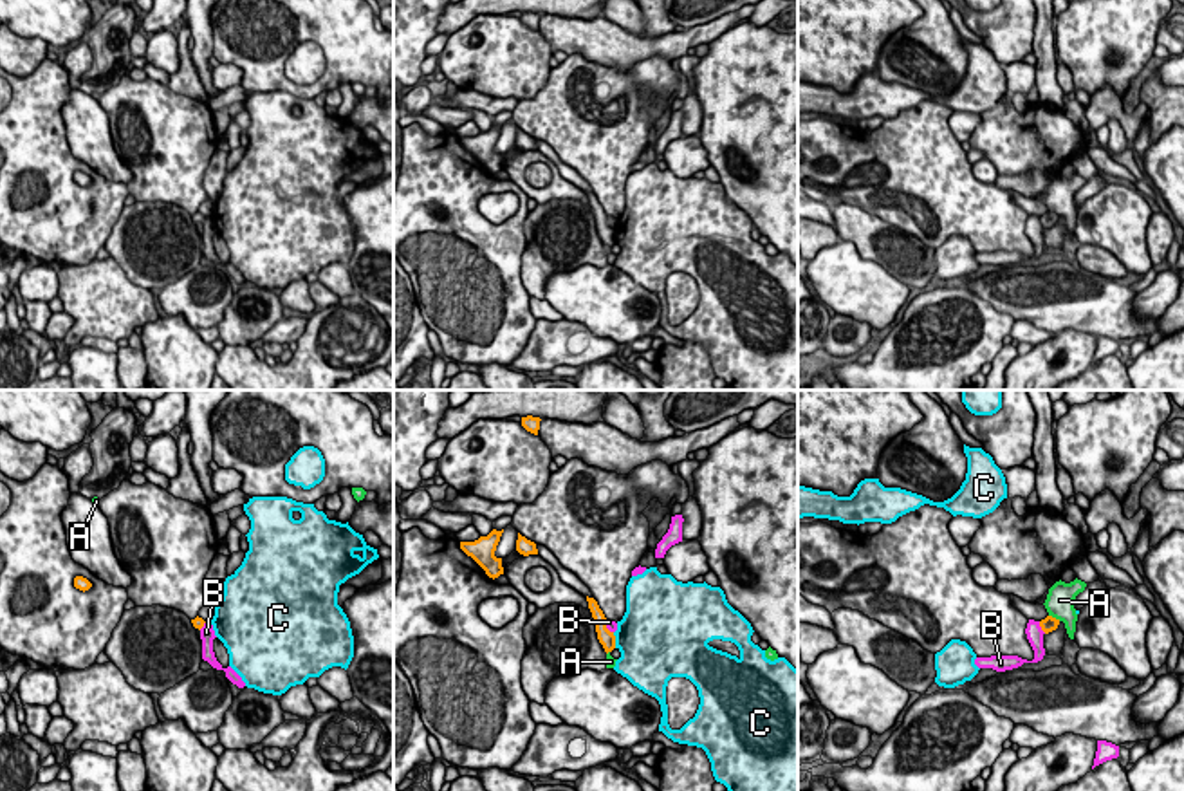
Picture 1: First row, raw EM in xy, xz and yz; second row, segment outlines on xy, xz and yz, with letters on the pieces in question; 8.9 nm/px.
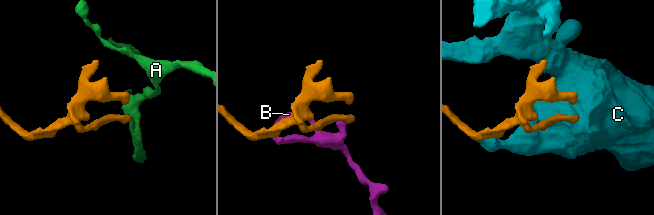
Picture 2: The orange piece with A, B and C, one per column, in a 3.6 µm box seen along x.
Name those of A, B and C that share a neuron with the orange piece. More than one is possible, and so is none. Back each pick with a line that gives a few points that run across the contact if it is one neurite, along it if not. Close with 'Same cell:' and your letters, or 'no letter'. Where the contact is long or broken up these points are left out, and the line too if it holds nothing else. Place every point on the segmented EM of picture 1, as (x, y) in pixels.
Same cell: no letter

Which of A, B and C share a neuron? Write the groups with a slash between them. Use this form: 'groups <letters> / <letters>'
groups A / B / C

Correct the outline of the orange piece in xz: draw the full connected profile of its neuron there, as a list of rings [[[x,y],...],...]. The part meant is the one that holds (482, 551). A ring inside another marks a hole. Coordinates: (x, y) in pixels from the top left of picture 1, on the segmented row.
[[[493,529],[487,536],[480,536],[475,542],[460,542],[460,549],[471,556],[493,580],[504,574],[502,558],[495,556],[502,533],[504,529]]]

